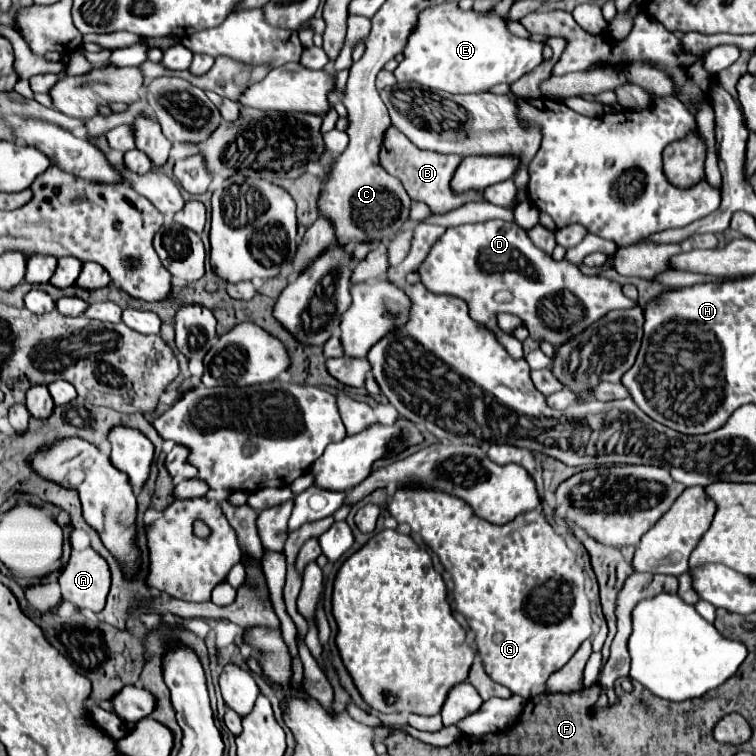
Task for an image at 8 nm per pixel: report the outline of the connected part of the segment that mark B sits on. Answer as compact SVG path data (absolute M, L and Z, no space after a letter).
M387 127L387 131L383 133L381 151L379 151L381 167L387 173L401 179L409 197L413 201L425 203L433 215L449 213L449 211L453 211L453 209L457 209L469 201L485 201L485 197L479 191L463 191L463 195L455 195L455 191L451 191L451 179L455 175L455 167L459 167L461 161L463 161L461 155L443 155L443 153L435 153L435 151L417 149L395 127Z

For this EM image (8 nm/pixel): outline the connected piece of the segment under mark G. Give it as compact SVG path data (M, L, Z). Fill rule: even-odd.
M397 487L395 495L387 501L387 511L397 523L407 523L411 533L421 533L423 543L429 545L441 559L443 567L453 575L455 609L467 617L475 629L477 649L483 657L487 675L509 687L513 695L525 699L545 691L551 673L559 671L593 633L591 603L585 595L585 575L577 563L577 555L567 547L565 539L555 533L539 511L529 511L507 525L493 525L477 519L465 501L429 487ZM527 525L539 525L537 541L527 541Z

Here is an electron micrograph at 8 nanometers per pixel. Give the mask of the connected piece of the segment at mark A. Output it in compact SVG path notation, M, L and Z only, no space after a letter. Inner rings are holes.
M91 547L73 551L63 573L59 575L63 601L73 603L77 609L103 611L105 597L111 585L111 573L105 559Z

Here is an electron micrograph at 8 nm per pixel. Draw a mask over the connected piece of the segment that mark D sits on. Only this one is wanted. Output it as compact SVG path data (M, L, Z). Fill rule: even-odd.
M501 219L447 229L427 253L423 265L419 265L419 275L429 291L457 295L467 301L471 317L495 331L515 360L524 357L522 342L497 327L497 313L517 315L535 341L545 339L557 347L609 311L637 305L637 301L623 295L617 281L601 275L583 275L577 265L555 261L531 243L525 229Z

